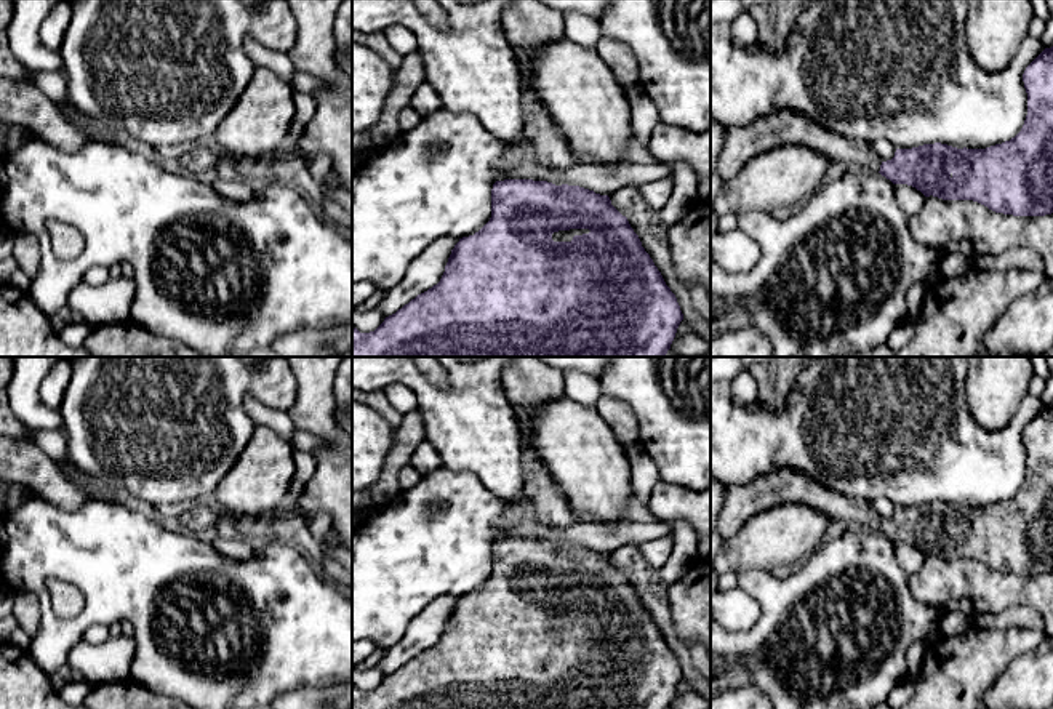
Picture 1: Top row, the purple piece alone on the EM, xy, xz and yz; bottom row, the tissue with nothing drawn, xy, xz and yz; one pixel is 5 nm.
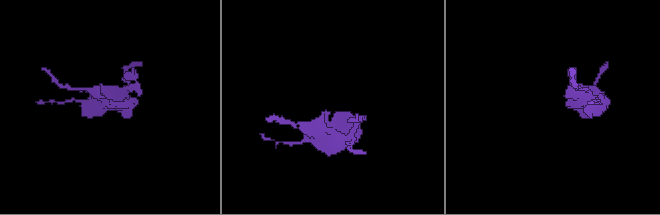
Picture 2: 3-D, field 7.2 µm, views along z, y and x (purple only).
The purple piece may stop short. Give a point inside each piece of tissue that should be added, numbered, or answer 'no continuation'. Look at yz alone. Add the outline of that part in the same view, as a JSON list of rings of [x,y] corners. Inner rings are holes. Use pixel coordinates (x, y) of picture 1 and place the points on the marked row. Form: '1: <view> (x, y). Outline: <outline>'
1: yz (783, 127). Outline: [[[775,110],[743,128],[728,128],[715,173],[727,182],[759,154],[783,147],[805,146],[829,160],[845,162],[879,173],[882,160],[872,144],[840,136],[795,110]]]

